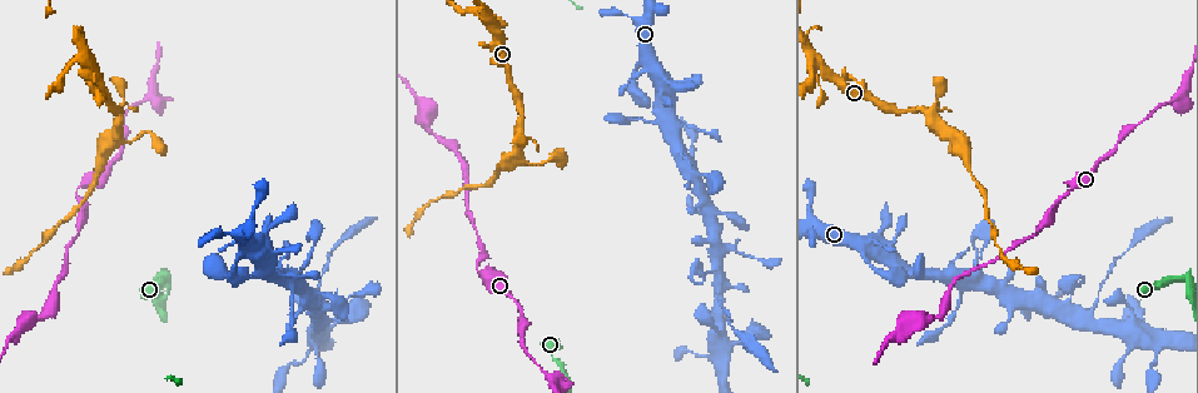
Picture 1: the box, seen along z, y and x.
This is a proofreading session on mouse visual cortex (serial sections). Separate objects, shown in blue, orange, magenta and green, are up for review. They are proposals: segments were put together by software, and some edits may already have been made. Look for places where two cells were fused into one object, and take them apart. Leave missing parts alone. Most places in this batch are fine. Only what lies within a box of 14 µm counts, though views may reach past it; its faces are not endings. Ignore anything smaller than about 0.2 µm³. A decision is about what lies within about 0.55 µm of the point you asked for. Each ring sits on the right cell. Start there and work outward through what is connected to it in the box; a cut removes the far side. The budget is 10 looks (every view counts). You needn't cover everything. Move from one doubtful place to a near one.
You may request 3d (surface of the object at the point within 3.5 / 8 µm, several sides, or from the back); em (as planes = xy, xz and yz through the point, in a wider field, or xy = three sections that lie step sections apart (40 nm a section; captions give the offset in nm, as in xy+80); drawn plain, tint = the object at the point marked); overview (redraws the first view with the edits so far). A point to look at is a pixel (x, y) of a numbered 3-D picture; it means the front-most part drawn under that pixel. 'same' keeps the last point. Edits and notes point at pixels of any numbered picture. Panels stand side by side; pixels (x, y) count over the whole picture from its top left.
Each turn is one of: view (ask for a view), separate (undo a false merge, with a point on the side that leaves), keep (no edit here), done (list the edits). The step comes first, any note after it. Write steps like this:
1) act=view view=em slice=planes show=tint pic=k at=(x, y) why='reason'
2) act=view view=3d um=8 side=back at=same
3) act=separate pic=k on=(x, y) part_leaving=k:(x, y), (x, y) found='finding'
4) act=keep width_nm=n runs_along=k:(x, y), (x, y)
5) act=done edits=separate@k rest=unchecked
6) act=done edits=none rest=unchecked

act=view view=3d um=3.5 pic=1 at=(964, 162) why='sudden change in width'

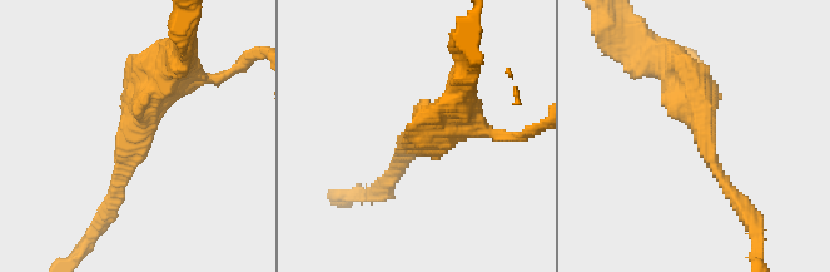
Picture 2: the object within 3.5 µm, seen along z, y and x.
act=view view=em slice=planes show=tint pic=2 at=(132, 134) arm_widths_nm=150,500

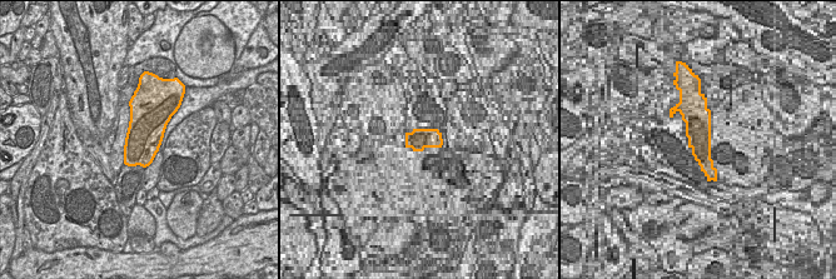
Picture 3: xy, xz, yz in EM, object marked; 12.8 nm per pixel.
act=view view=em slice=xy step=3 show=tint at=same why='another direction'

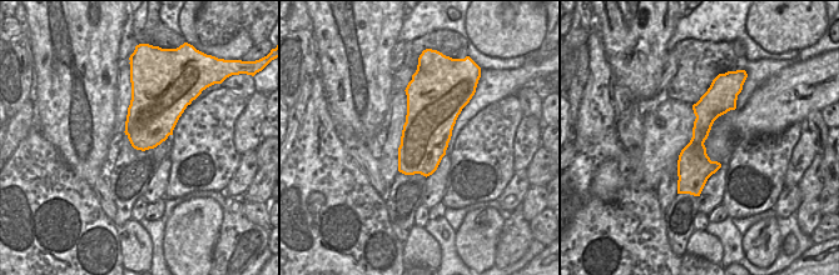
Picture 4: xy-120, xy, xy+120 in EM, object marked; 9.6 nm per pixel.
act=keep width_nm=480 runs_along=2:(672, 68), (740, 203) found='one cell here'

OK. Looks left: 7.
act=view view=em slice=xy step=1 show=tint pic=1 at=(165, 281) why='thin neck'

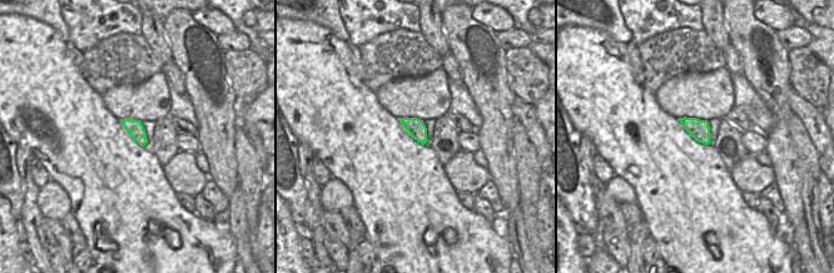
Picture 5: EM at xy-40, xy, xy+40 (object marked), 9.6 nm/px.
act=view view=3d um=3.5 at=same

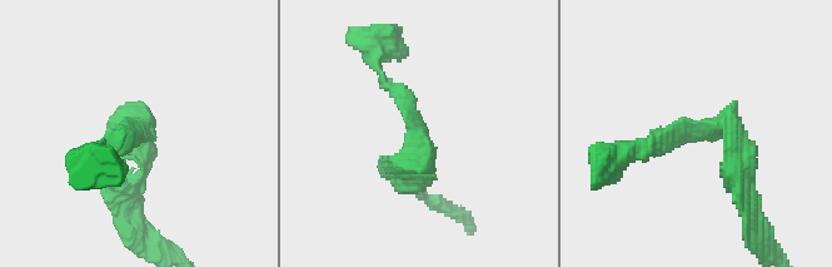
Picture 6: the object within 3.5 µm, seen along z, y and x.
act=keep found='one cell here'

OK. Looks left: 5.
act=view view=3d um=3.5 pic=1 at=(1087, 321) why='thin arm on a thick one'

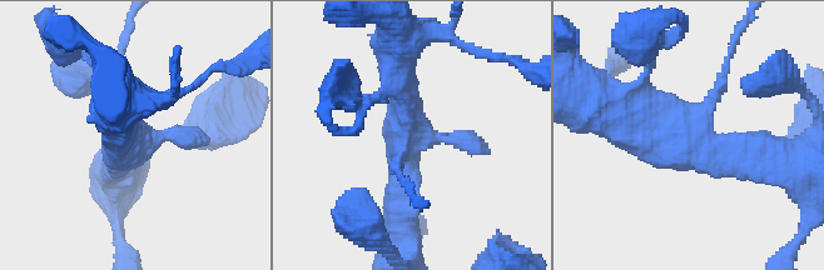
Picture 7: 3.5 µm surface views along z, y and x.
act=view view=em slice=planes show=tint pic=7 at=(406, 136) why='need the tissue'

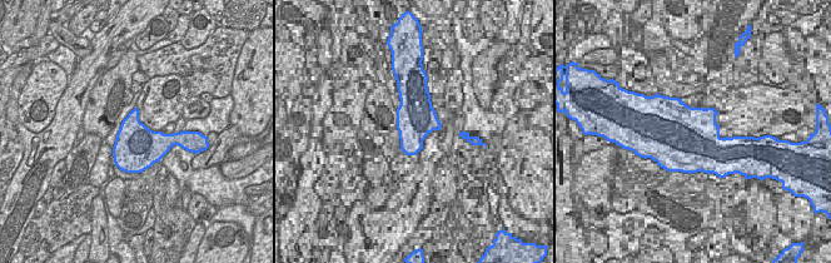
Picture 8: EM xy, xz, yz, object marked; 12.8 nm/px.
act=view view=em slice=xy step=5 show=tint at=same why='cut it another way'

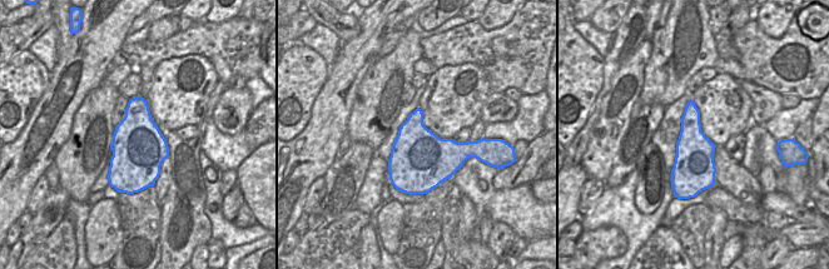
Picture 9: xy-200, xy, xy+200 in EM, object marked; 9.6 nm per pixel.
act=keep runs_along=7:(610, 113), (699, 150), (767, 150) found='continuous, no second cell'

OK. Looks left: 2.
act=view view=3d um=3.5 pic=1 at=(1143, 330) why='looks like a crossing'

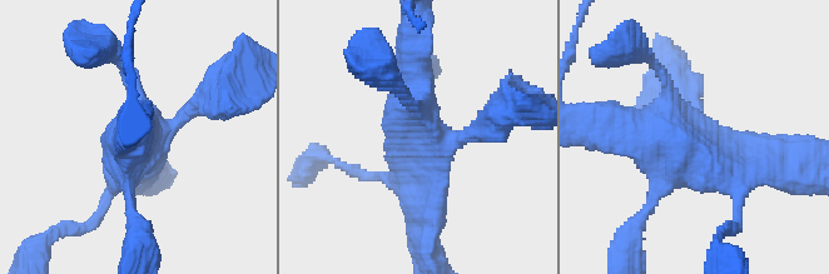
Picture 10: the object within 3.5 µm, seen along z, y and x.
act=view view=em slice=xy step=5 show=tint pic=10 at=(430, 134) why='need the tissue'

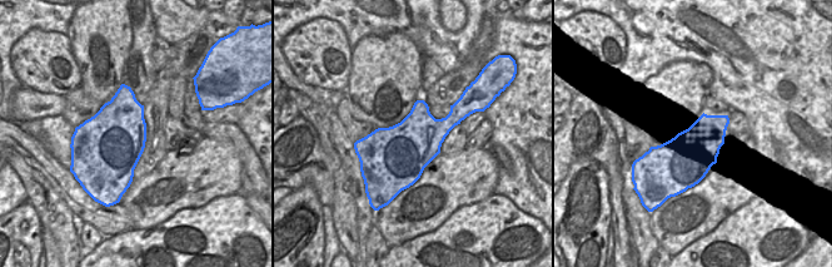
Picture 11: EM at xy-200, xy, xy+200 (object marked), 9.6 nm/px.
act=keep runs_along=10:(605, 120), (756, 163) found='continuous, no second cell'

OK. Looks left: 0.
act=done edits=none rest=unchecked

